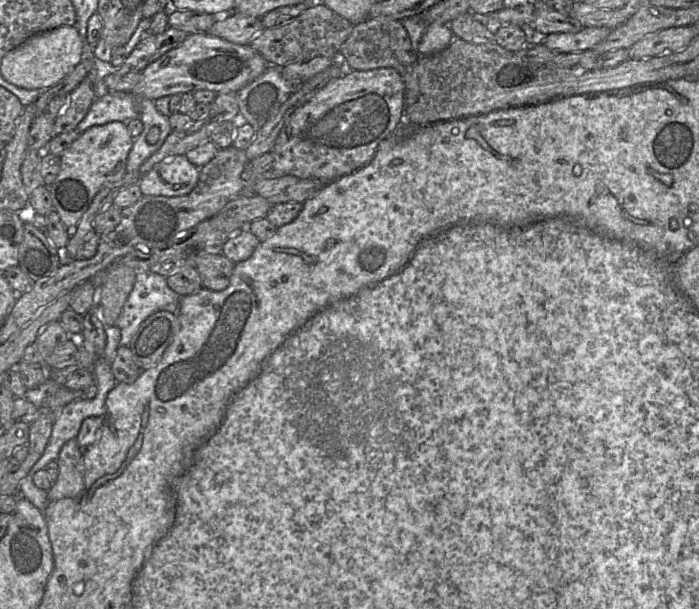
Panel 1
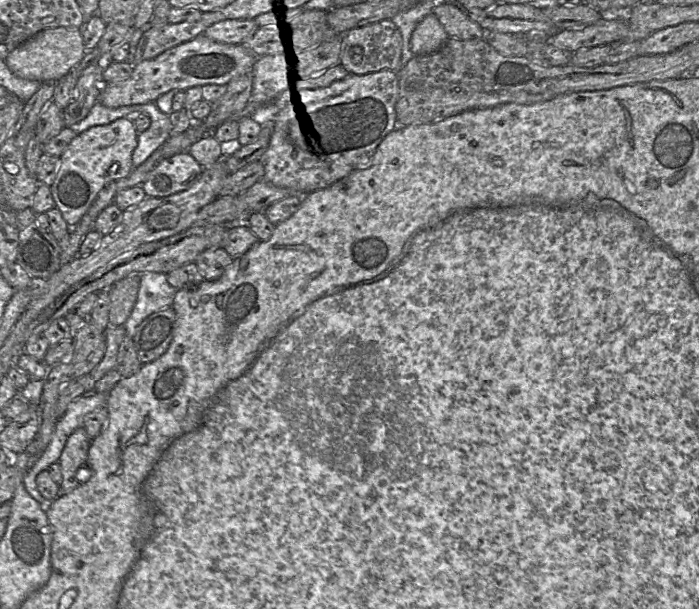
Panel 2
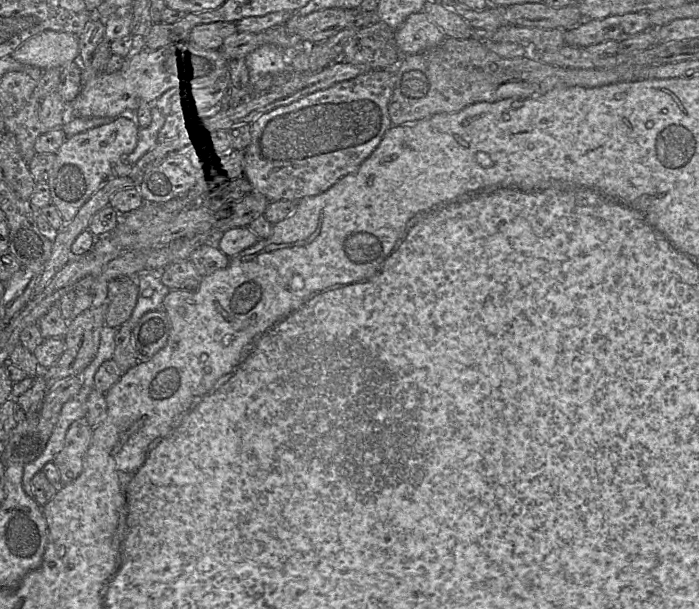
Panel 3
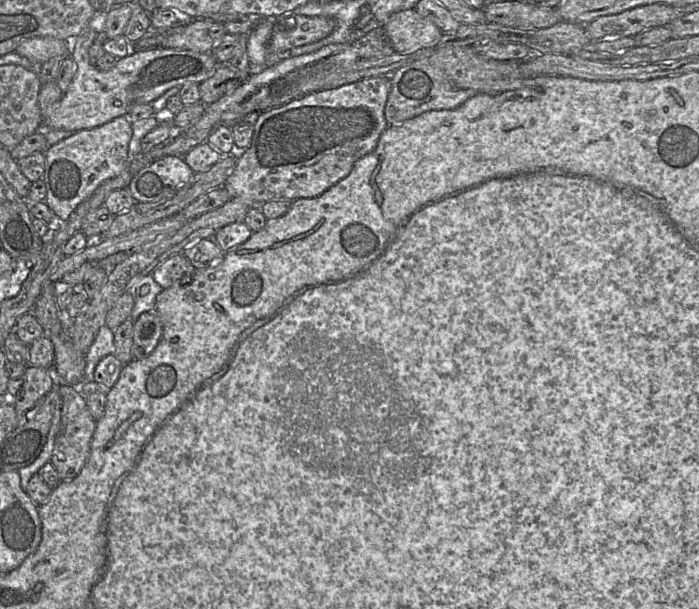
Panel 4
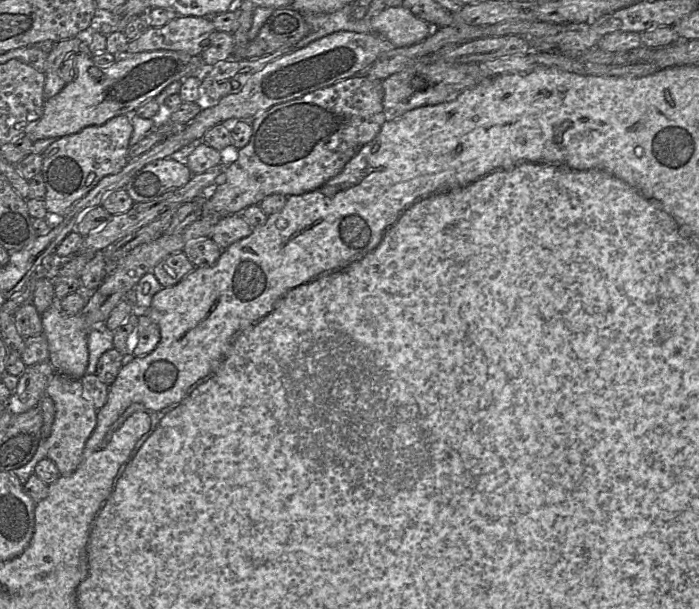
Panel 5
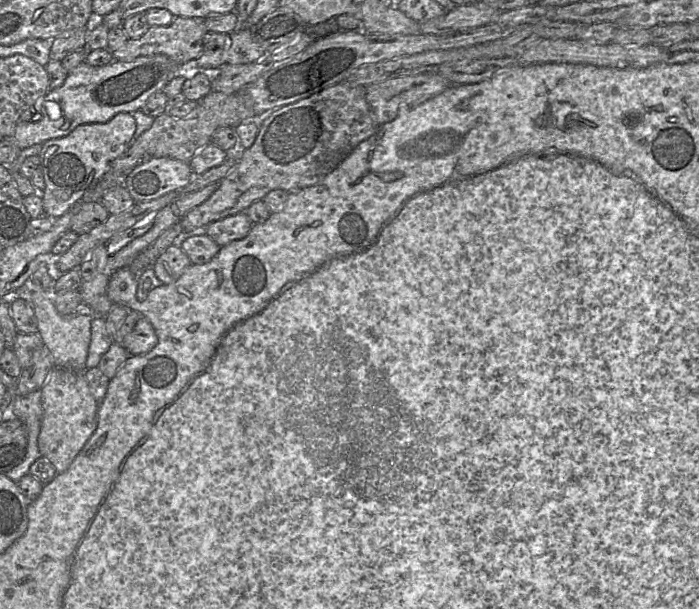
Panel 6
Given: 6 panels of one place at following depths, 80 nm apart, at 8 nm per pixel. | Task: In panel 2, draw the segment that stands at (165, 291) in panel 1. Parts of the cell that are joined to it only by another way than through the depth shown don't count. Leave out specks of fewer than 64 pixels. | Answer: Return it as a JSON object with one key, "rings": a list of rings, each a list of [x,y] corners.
{"rings":[[[131,273],[140,278],[136,303],[125,324],[126,336],[133,337],[137,327],[151,314],[172,307],[176,289],[167,281],[167,274]]]}

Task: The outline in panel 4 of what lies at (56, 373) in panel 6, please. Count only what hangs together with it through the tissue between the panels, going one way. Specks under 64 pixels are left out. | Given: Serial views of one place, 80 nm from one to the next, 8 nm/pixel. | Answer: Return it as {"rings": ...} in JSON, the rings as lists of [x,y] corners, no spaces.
{"rings":[[[62,384],[56,387],[62,399],[61,428],[55,440],[51,462],[57,470],[60,480],[67,482],[75,479],[88,461],[97,422],[92,417],[78,386]]]}

